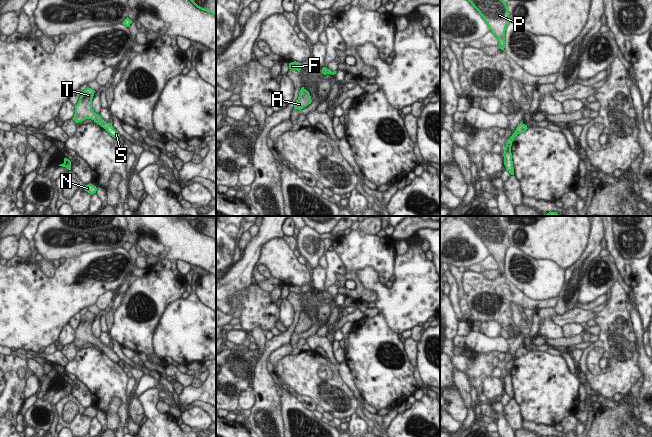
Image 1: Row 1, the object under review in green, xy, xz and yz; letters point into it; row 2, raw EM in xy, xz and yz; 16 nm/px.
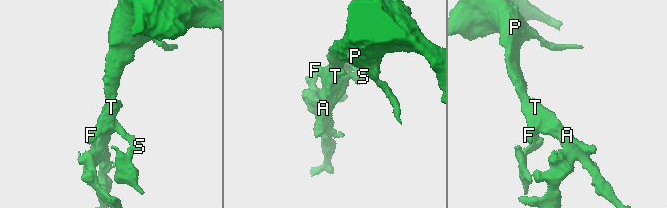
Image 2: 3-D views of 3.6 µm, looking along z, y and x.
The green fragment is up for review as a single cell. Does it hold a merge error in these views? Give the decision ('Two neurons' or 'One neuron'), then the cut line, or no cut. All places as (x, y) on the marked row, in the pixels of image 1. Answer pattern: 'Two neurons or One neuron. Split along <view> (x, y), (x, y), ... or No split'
One neuron. No split.

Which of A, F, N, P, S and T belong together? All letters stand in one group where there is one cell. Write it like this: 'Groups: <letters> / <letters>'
Groups: A F N P S T.

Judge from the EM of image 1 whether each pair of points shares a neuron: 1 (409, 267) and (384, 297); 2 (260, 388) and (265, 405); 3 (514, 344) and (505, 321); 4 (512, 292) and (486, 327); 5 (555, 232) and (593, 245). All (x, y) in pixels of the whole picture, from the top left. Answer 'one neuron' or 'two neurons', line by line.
1: one neuron
2: one neuron
3: two neurons
4: two neurons
5: two neurons

